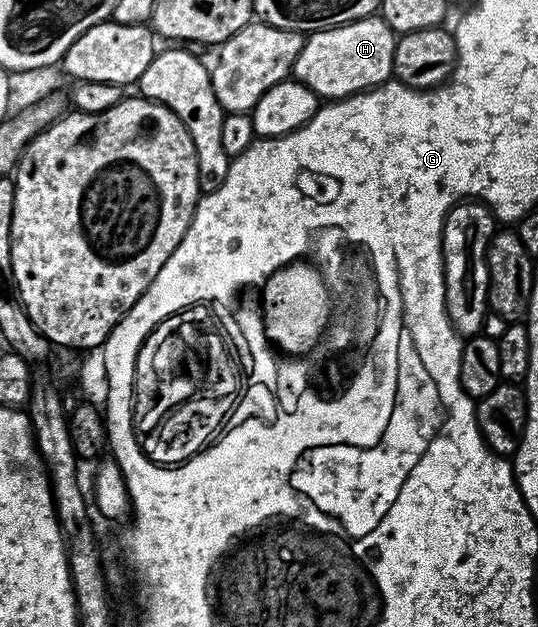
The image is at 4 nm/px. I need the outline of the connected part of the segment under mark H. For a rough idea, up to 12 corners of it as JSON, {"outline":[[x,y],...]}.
{"outline":[[379,16],[309,33],[295,81],[324,100],[393,77],[398,35]]}

